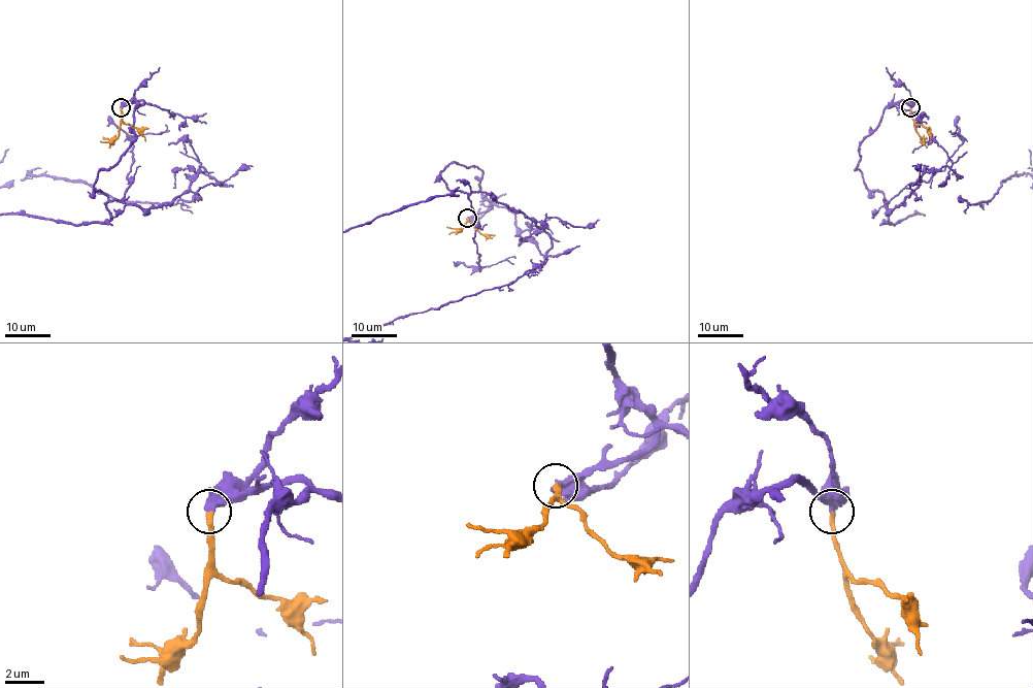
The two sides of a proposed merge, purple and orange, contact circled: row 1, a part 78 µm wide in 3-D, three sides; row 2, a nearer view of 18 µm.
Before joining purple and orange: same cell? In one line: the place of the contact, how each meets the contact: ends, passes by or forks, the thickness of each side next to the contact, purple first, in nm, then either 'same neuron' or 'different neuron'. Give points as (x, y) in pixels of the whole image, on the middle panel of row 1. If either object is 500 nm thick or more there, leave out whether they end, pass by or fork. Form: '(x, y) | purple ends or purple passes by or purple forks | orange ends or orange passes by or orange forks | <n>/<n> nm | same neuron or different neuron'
(467, 218) | 500/240 nm | same neuron

